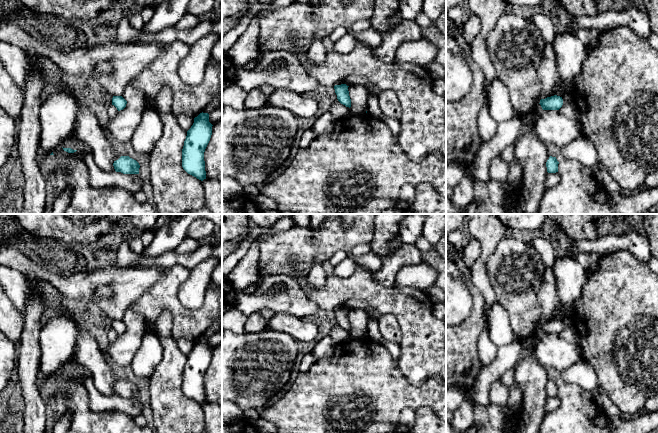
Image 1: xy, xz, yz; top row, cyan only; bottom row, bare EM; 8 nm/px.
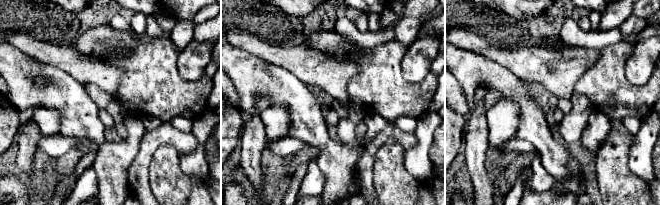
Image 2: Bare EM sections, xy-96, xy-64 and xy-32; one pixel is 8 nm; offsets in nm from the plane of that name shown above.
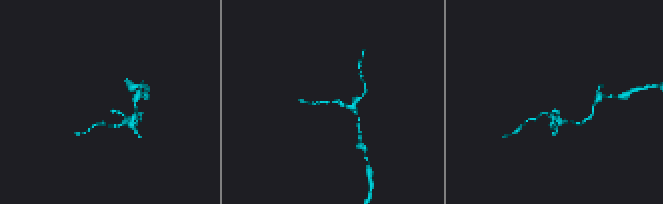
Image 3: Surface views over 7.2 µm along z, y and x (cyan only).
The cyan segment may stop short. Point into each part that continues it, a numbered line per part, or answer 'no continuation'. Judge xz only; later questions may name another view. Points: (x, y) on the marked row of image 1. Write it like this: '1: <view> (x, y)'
no continuation

